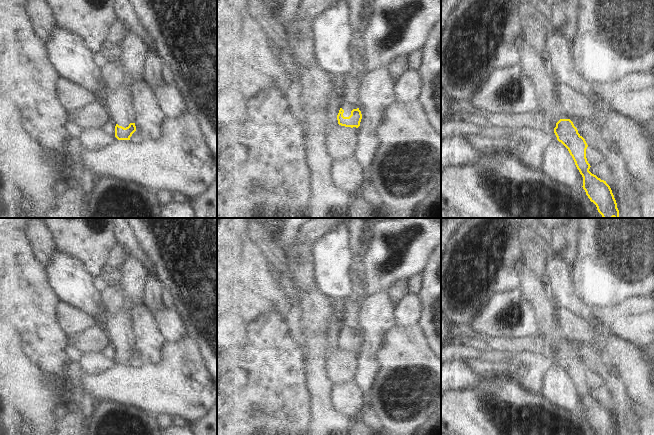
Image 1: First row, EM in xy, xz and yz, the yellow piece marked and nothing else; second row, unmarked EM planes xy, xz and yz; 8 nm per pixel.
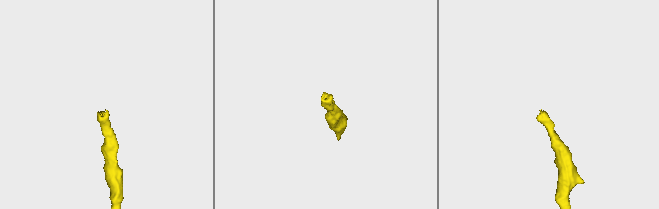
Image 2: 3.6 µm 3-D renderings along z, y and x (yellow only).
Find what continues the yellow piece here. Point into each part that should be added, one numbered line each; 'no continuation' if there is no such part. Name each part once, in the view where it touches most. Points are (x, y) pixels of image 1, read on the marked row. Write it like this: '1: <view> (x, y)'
1: xz (347, 107).

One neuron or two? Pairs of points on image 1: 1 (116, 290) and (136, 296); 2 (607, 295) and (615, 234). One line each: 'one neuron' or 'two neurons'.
1: two neurons
2: one neuron

